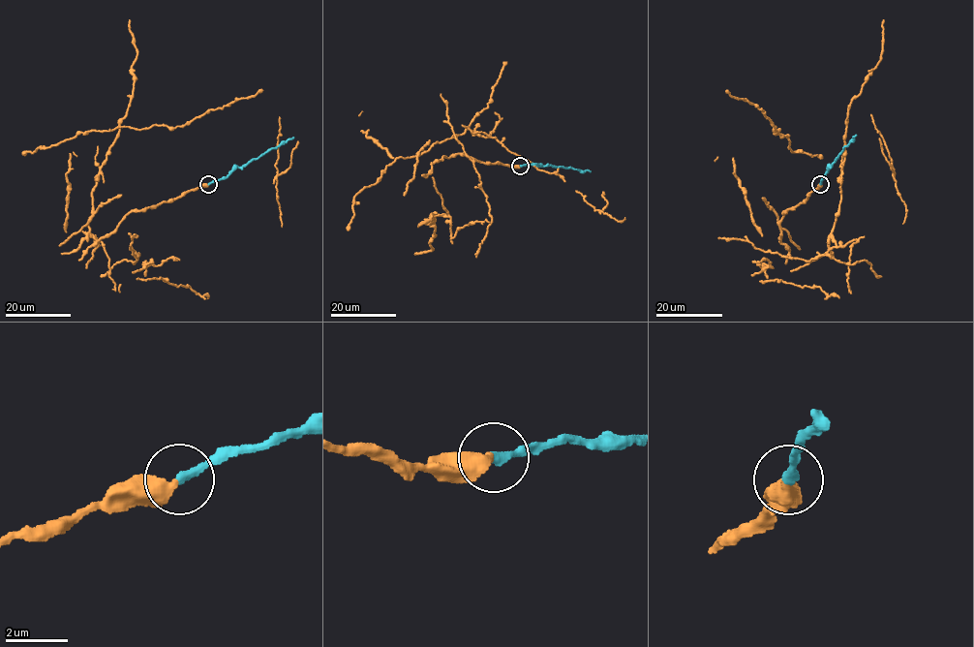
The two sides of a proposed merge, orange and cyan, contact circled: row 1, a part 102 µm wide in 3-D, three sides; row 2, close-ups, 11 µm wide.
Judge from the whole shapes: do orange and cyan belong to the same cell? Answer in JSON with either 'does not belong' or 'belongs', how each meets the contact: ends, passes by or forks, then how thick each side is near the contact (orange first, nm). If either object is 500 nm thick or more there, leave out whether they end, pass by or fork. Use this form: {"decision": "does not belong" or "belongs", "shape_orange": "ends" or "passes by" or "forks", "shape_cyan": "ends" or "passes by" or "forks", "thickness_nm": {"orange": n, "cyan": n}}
{"decision": "does not belong", "thickness_nm": {"orange": 500, "cyan": 280}}

